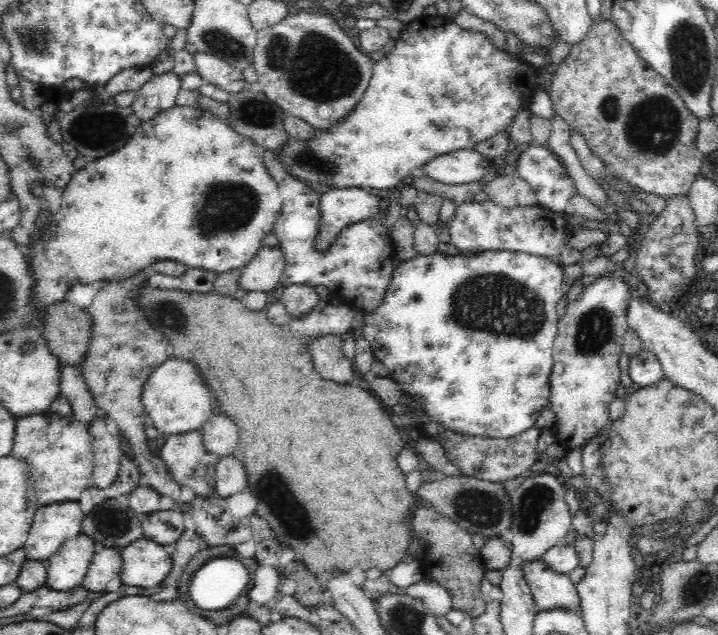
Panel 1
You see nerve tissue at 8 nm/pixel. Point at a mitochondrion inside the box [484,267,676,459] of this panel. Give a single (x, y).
(596, 328)

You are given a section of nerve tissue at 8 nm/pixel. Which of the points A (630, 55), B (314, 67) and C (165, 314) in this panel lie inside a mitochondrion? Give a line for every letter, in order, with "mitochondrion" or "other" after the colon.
A: other
B: mitochondrion
C: mitochondrion

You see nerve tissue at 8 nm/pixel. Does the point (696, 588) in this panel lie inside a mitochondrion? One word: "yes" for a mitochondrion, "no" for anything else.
yes

